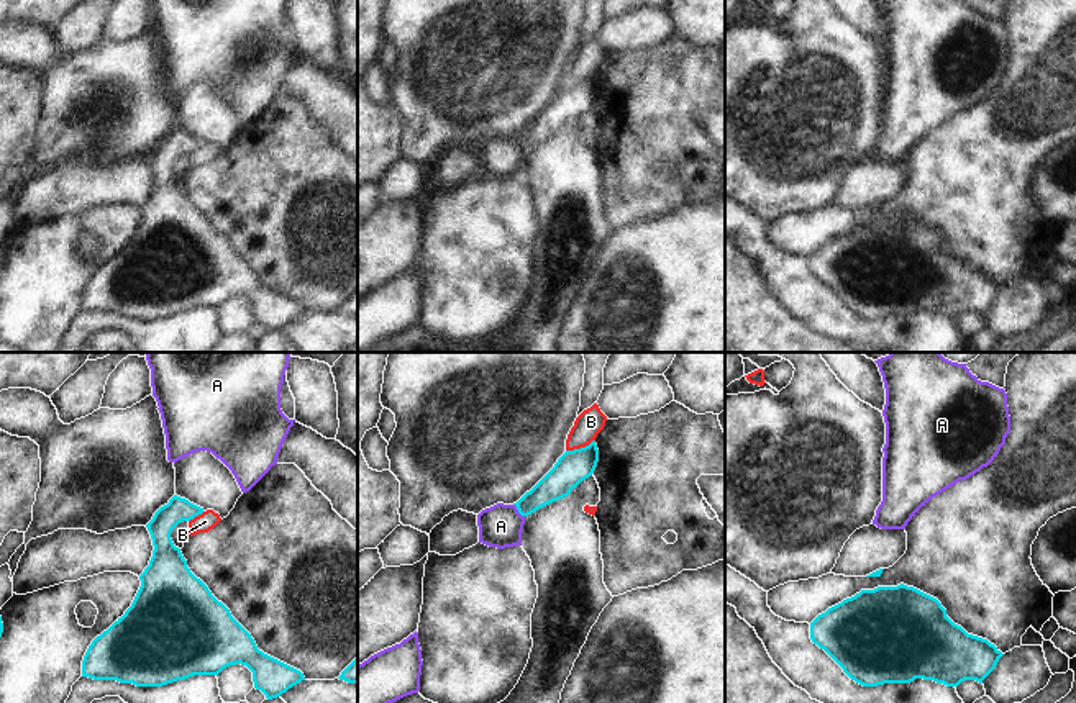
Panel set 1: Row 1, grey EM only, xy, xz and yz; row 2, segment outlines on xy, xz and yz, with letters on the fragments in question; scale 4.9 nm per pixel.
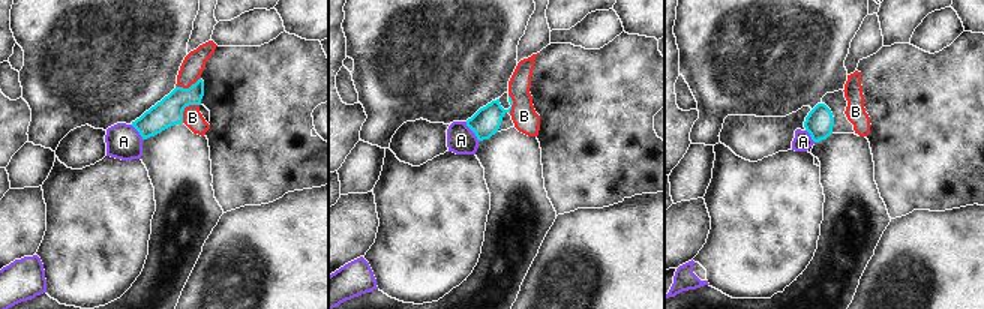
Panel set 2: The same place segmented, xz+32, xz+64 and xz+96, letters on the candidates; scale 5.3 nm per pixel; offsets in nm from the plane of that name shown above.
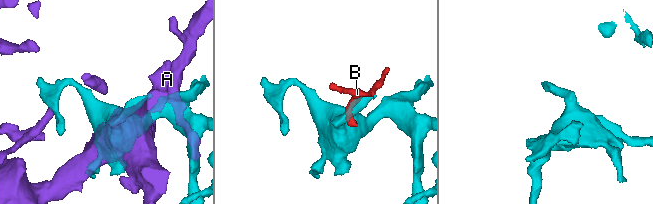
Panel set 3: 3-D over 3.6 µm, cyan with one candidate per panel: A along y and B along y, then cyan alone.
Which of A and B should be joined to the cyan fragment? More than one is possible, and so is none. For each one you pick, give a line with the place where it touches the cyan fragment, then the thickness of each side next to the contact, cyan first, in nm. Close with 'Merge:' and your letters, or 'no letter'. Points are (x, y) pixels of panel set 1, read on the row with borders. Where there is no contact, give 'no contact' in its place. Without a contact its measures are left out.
A: xz (517, 508) | 150/220 nm
Merge: A

